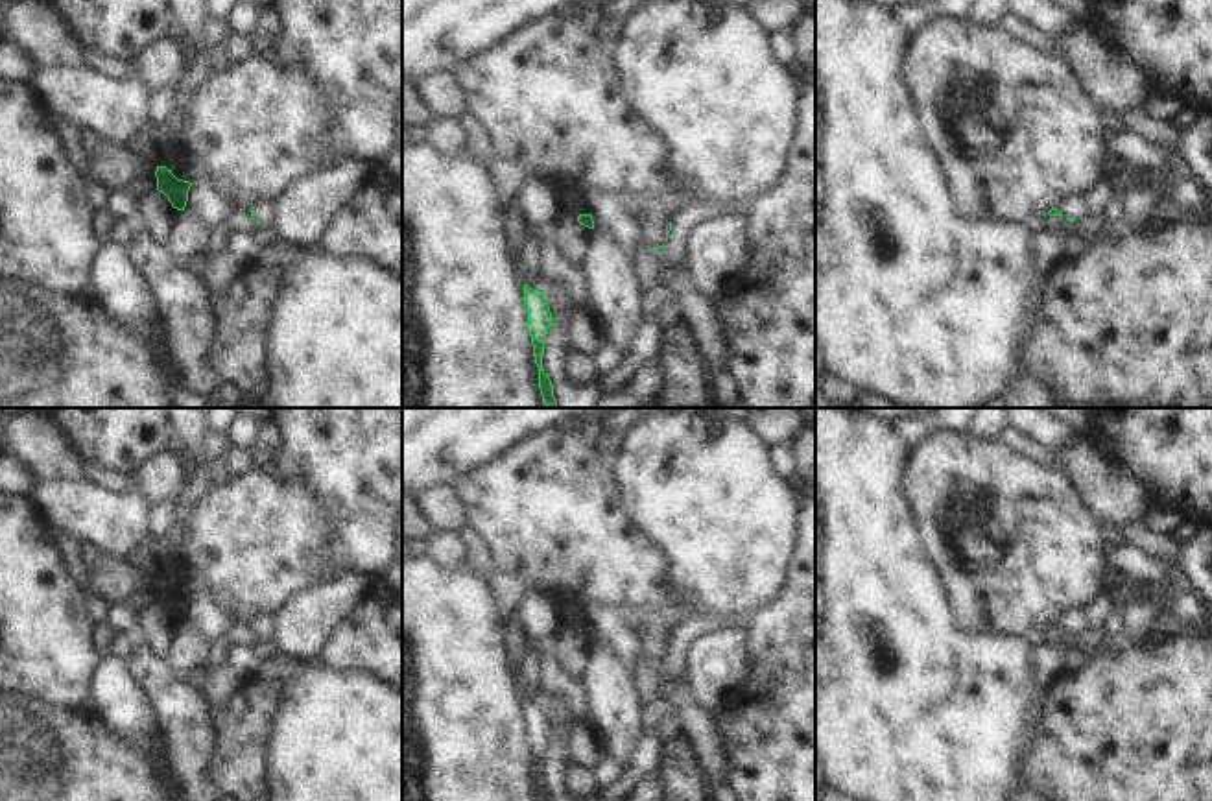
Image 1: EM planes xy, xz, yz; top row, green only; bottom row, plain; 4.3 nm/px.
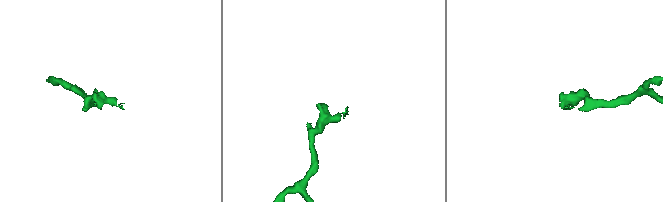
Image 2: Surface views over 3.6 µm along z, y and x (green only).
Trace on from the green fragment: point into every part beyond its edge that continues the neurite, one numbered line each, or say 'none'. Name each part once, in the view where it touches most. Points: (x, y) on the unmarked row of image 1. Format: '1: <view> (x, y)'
1: xz (696, 626)

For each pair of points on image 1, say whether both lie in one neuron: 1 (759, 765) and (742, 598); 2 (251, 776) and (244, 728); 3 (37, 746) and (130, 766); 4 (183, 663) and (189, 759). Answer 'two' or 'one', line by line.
1: two
2: one
3: one
4: two

